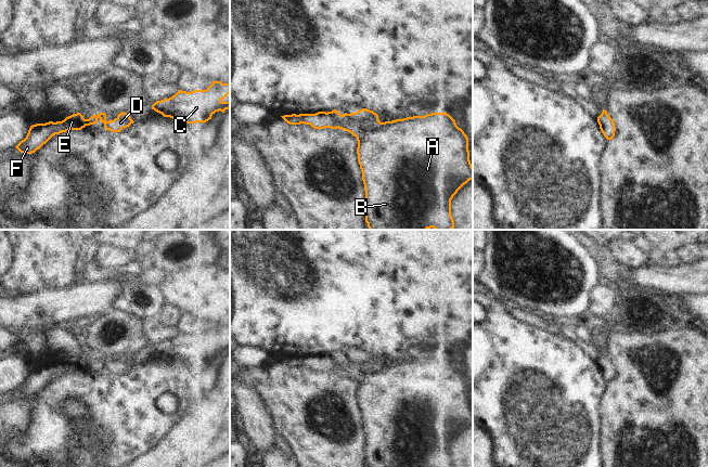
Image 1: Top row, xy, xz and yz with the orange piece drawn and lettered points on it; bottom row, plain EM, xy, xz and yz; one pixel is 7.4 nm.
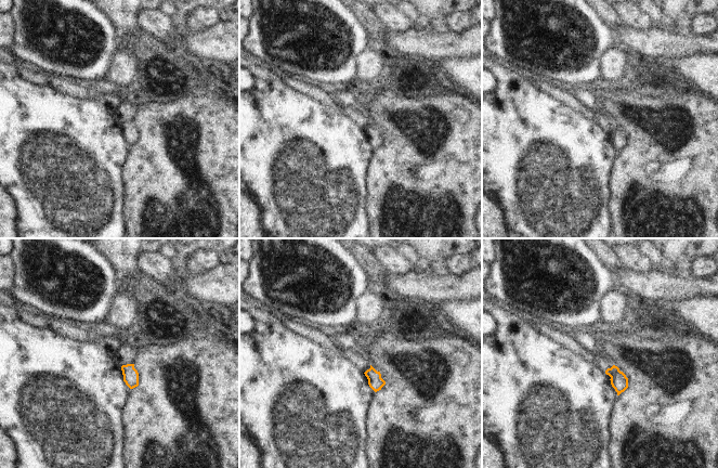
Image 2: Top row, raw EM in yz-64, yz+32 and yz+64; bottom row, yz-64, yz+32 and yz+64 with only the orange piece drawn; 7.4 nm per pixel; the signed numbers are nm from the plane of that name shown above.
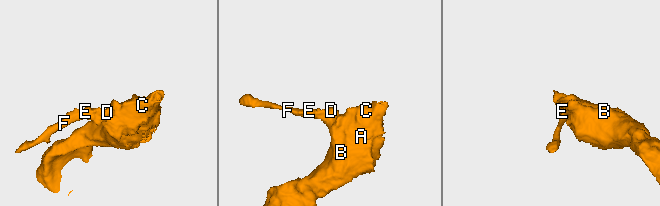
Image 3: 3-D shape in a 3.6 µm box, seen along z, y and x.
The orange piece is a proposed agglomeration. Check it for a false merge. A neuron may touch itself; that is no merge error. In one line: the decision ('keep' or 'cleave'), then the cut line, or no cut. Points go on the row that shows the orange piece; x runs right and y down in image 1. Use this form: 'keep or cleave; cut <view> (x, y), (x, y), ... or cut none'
keep; cut none

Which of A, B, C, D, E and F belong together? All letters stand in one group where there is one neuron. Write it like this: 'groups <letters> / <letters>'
groups A B C D E F

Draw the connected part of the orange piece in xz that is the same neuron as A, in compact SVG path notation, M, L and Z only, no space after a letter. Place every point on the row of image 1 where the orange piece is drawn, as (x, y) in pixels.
M362 108L340 115L338 111L316 114L281 116L289 125L310 125L314 129L342 129L357 138L358 163L365 191L364 215L370 230L453 230L451 199L458 191L473 180L468 138L447 113L432 113L381 122L373 111Z

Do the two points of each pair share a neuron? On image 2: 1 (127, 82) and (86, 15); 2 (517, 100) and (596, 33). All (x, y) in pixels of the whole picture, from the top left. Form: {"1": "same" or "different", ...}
{"1": "different", "2": "different"}

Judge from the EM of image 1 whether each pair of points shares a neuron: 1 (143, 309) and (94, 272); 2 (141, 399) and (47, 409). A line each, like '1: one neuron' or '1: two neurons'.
1: one neuron
2: one neuron

